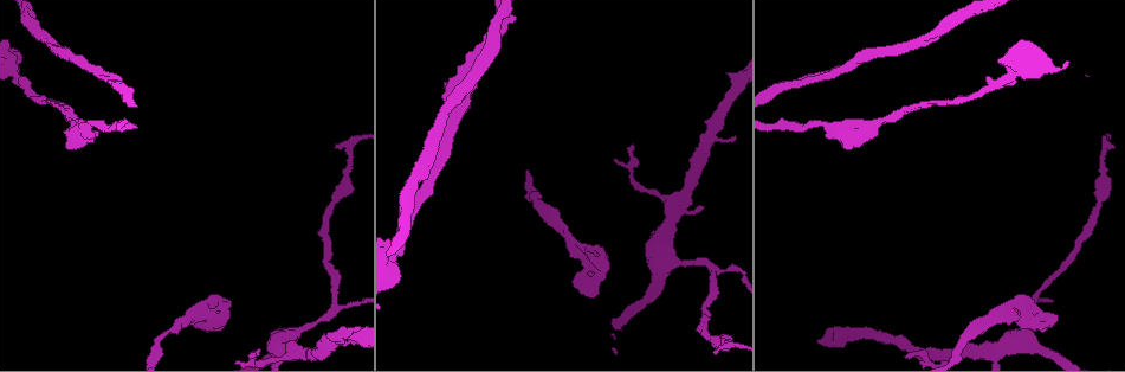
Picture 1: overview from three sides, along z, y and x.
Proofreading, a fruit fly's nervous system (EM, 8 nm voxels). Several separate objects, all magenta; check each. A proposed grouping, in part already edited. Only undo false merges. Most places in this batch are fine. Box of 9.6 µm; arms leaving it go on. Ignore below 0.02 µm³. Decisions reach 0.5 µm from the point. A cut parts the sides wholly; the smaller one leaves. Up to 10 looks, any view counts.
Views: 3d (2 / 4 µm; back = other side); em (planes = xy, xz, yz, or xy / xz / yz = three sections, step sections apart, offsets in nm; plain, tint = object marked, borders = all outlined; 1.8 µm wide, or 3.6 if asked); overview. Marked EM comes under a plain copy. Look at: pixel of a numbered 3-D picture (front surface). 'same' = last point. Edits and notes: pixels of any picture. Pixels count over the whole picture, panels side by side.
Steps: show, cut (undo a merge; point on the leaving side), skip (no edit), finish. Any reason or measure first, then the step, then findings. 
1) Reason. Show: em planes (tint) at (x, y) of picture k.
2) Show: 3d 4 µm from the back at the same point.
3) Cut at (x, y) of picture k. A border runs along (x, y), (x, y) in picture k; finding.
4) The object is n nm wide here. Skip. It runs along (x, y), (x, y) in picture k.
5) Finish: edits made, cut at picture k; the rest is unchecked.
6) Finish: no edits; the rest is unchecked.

Thick turns thin. Show: em xz step 16 (tint) at (711, 270) of picture 1.

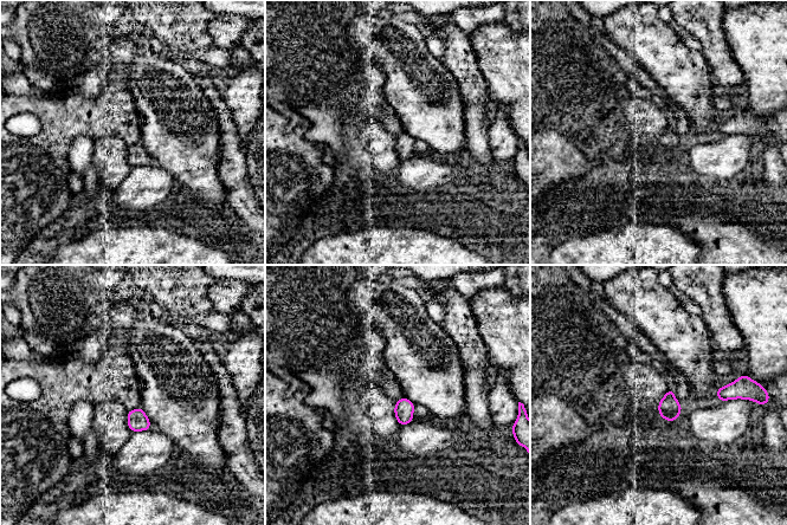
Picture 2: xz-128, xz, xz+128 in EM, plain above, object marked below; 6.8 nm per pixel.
Skip. One neuron here.

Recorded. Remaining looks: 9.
Branch point. Show: em planes (tint) at (969, 350) of picture 1.

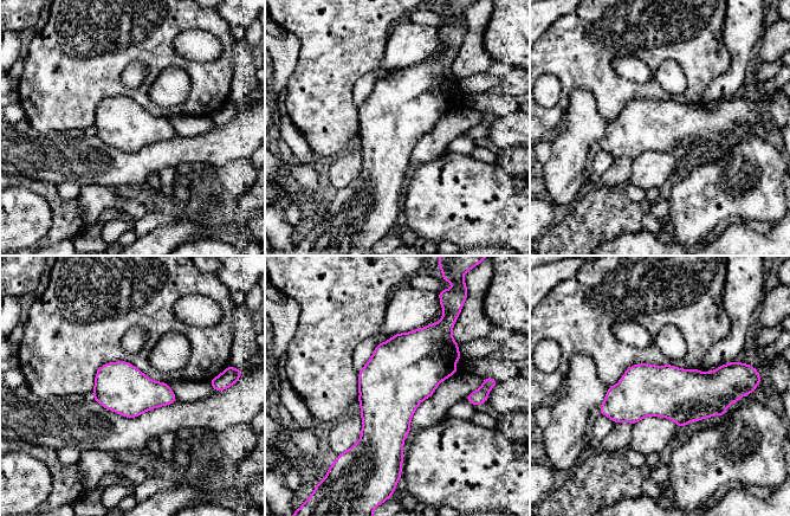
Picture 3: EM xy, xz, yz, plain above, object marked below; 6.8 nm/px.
Skip. One neuron here.

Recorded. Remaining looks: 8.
Sharp bend. Show: em yz step 4 (tint) at (1101, 156) of picture 1.

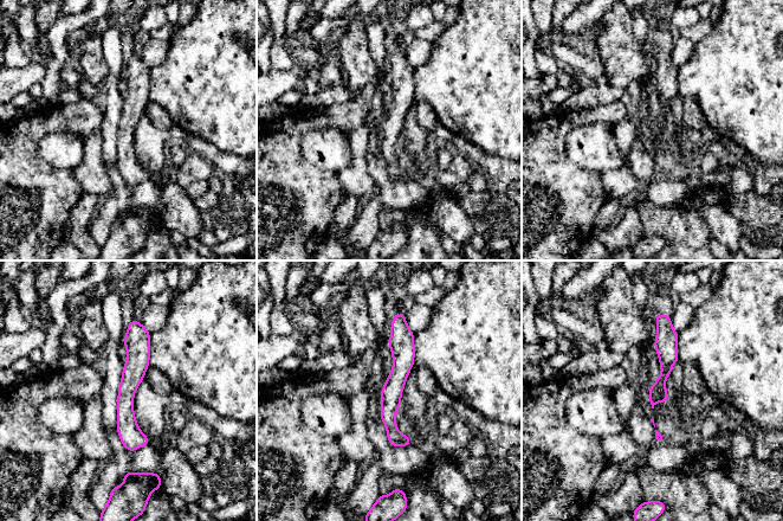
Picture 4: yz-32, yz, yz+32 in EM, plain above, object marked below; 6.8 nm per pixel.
Show: em planes (tint) at the same point.

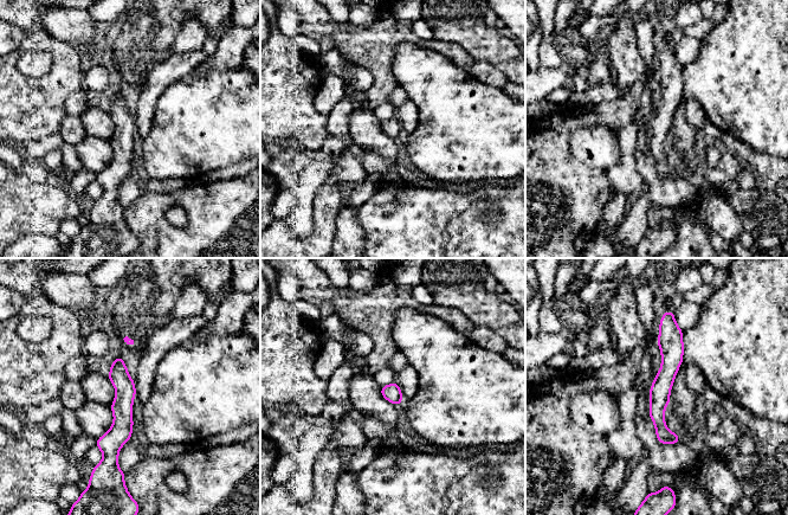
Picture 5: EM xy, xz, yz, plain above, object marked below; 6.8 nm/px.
The object is 120 nm wide here. Skip. It runs along (664, 320), (659, 425), (672, 441) in picture 5; continuous, no second neuron.

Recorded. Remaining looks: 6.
Thick turns thin. Show: em xy step 8 (tint) at (86, 127) of picture 1.

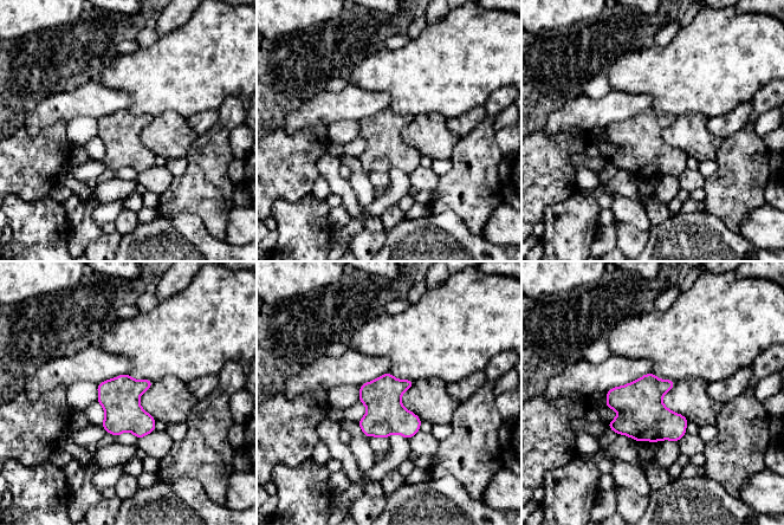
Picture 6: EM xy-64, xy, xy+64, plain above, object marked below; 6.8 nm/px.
Show: em planes (borders) at the same point.

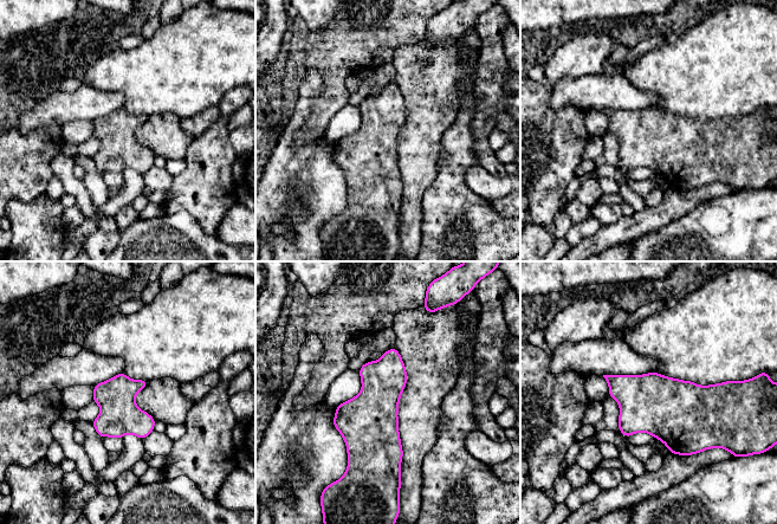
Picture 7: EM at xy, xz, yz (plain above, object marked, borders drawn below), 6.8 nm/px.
Skip. Continuous, no second neuron.

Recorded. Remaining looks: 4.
Finish: no edits; the rest is unchecked.

